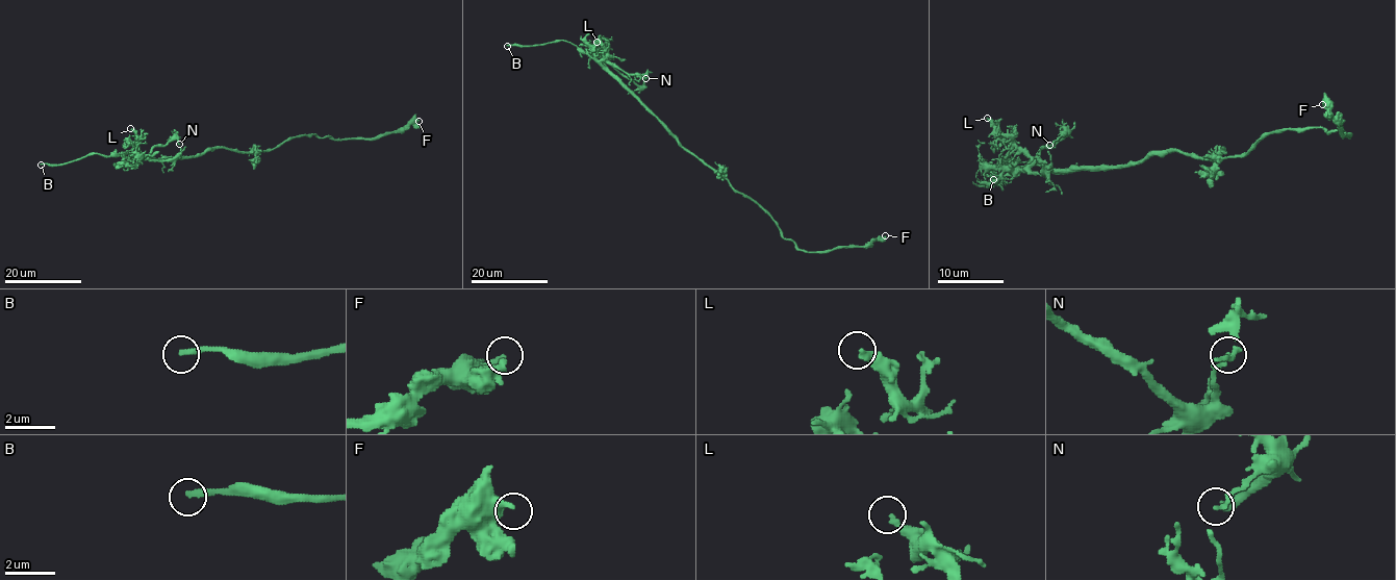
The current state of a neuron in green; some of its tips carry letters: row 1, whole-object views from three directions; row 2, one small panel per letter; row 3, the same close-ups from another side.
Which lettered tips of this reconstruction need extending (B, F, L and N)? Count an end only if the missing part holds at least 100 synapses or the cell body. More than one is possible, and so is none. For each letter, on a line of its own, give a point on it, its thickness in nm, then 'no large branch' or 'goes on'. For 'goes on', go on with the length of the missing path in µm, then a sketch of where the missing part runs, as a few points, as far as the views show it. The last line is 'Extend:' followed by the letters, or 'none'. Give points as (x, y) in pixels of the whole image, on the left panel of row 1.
B: place (41, 165); calibre 280 nm; goes on; missing 30 µm
F: place (419, 121); calibre 240 nm; no large branch
L: place (130, 128); calibre 300 nm; no large branch
N: place (179, 144); calibre 120 nm; no large branch
Extend: B

